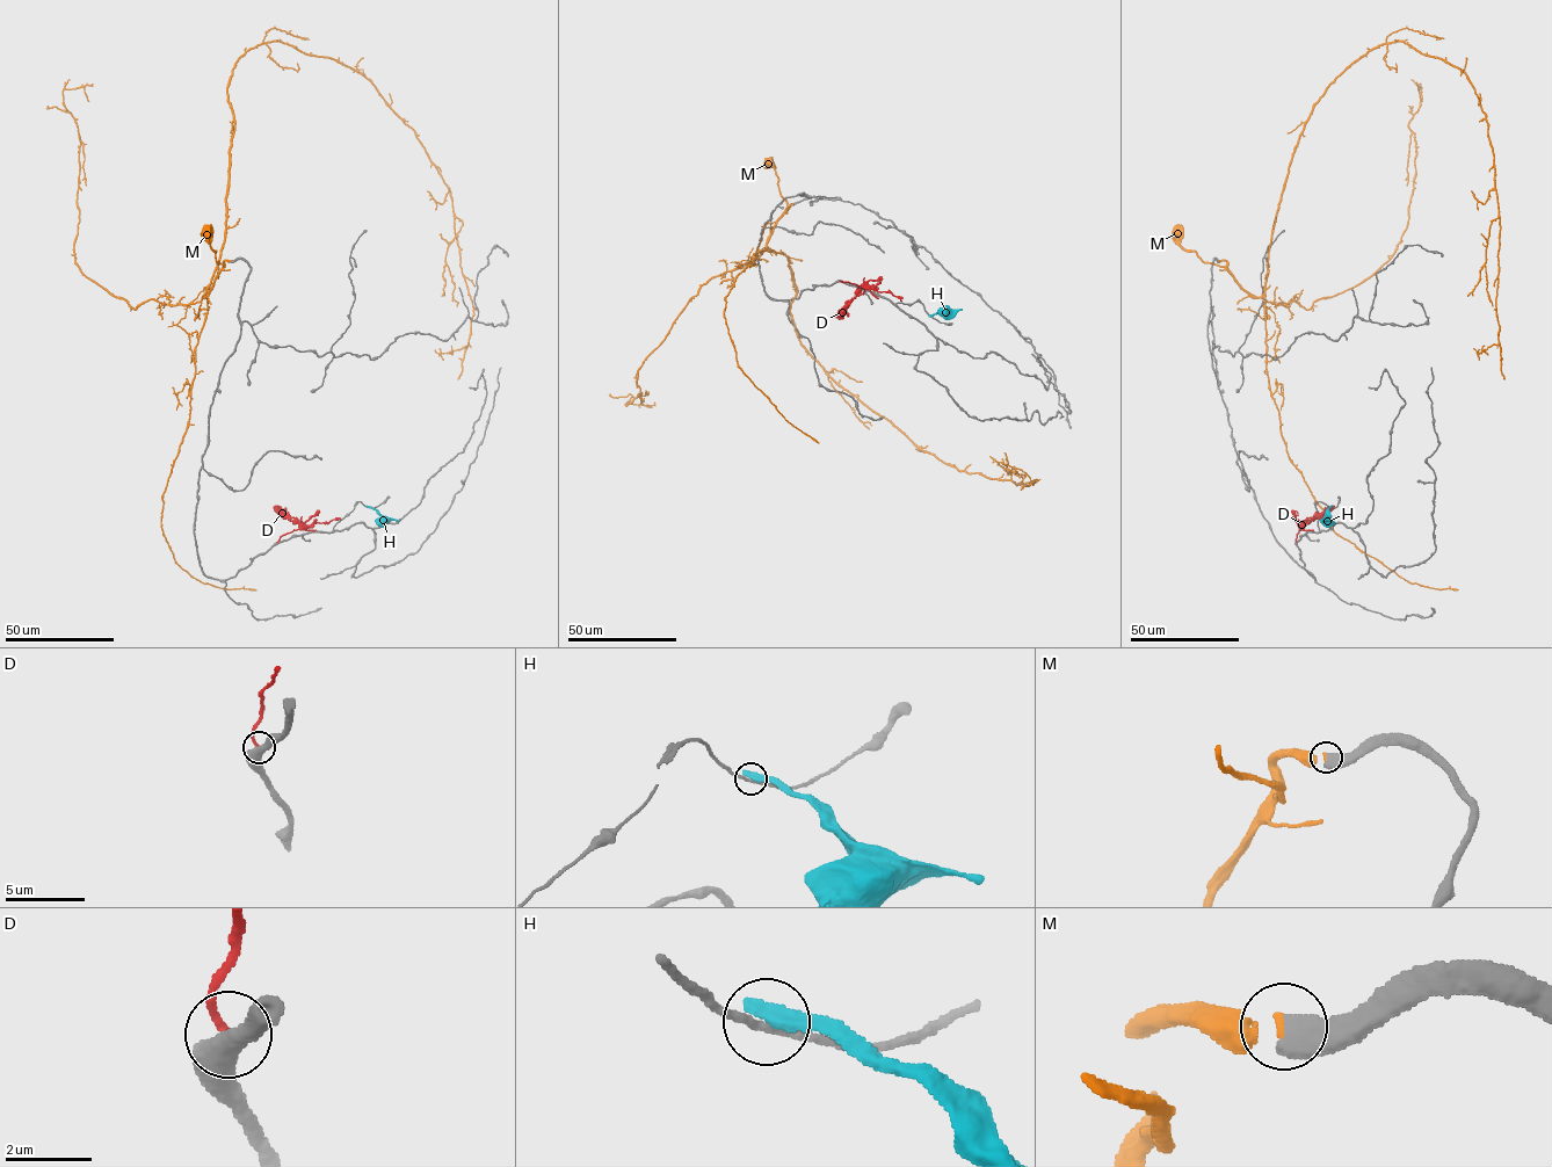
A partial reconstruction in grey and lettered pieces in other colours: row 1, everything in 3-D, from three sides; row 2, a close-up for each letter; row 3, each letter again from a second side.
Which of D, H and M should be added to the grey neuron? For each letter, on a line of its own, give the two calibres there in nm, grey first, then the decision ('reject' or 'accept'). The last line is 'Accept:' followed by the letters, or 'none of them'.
D: 550 nm thick on the grey side, 200 nm on the other; reject
H: 170 nm thick on the grey side, 500 nm on the other; reject
M: 650 nm thick on the grey side, 160 nm on the other; accept
Accept: M

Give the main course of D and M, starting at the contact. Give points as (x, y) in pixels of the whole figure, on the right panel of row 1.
D: (1297, 542), (1297, 535), (1308, 519), (1324, 515), (1333, 506)
M: (1218, 261), (1261, 296), (1312, 107), (1369, 51), (1402, 41), (1464, 73), (1488, 123), (1500, 331), (1478, 349)

